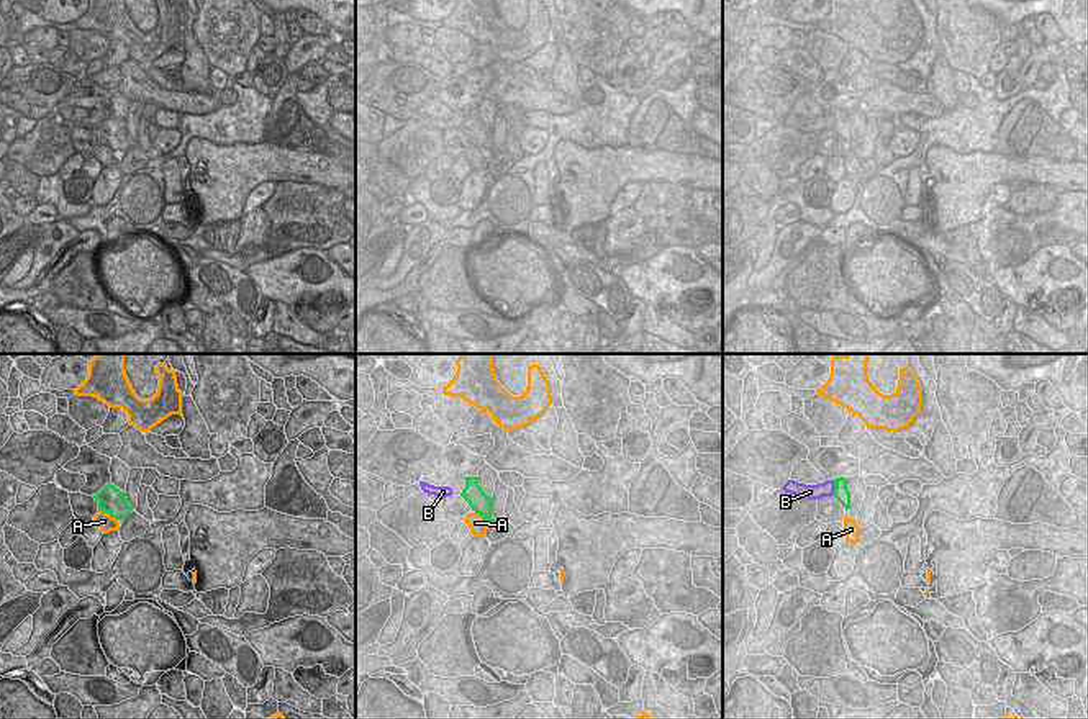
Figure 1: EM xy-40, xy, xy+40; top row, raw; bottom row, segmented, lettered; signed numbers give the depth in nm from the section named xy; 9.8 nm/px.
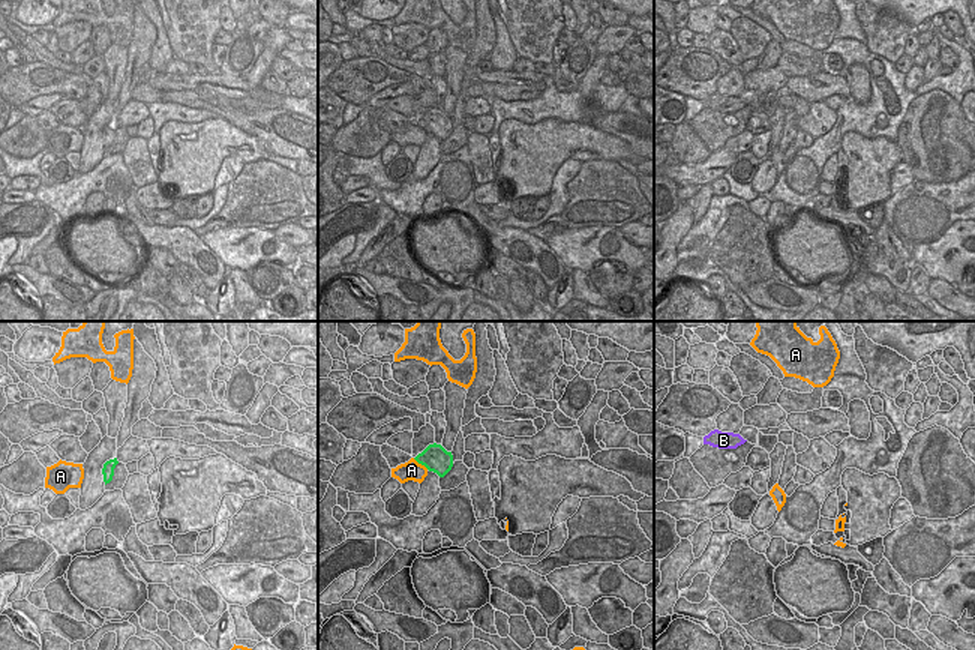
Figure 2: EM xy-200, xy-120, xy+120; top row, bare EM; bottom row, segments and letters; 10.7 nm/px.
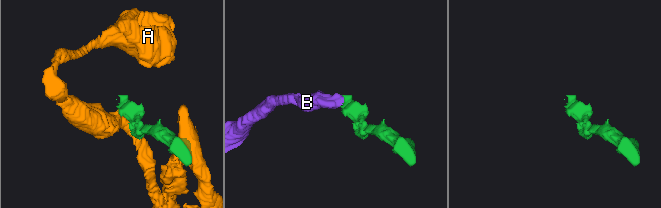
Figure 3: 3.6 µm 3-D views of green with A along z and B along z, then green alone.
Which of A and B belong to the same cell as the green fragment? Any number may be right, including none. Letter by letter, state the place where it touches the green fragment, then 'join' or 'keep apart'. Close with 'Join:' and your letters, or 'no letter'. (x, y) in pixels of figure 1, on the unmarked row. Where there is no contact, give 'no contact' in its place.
A: meets green in xy-40 at (108, 146); keep apart
B: meets green in xy+40 at (834, 122); keep apart
Join: no letter

